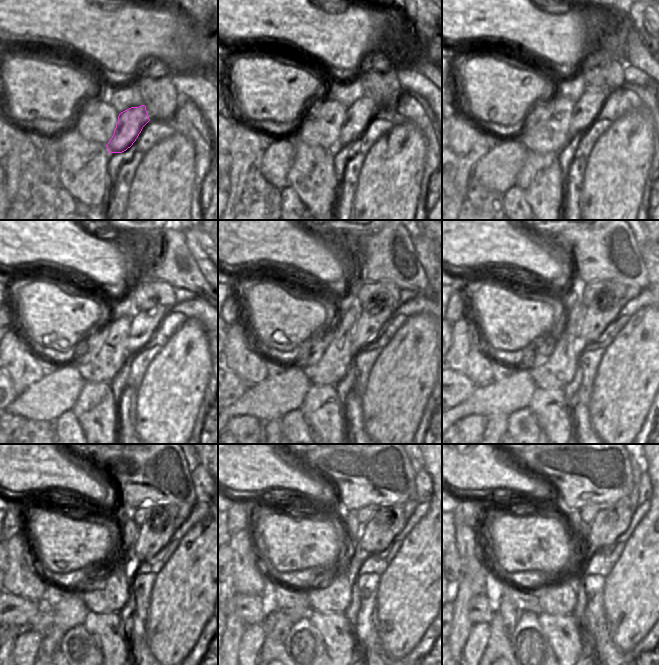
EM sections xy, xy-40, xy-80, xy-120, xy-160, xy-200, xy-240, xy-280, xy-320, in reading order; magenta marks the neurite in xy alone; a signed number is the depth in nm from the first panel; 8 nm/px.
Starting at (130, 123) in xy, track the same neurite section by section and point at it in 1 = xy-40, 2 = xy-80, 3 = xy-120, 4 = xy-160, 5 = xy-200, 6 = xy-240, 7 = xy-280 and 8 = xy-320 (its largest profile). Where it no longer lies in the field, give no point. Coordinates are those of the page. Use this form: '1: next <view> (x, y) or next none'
1: next xy-40 (361, 112)
2: next xy-80 (586, 109)
3: next xy-120 (144, 323)
4: next xy-160 (373, 316)
5: next xy-200 (605, 307)
6: next xy-240 (155, 533)
7: next xy-280 (377, 535)
8: next xy-320 (609, 524)

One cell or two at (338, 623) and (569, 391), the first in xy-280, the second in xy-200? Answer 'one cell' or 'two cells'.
two cells

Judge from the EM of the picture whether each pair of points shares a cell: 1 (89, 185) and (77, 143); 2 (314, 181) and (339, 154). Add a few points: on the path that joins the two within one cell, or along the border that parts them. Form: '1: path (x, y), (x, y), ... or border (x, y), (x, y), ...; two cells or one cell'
1: path (85, 175), (80, 169), (80, 159), (77, 153); one cell
2: border (333, 151), (333, 169), (337, 180); two cells

